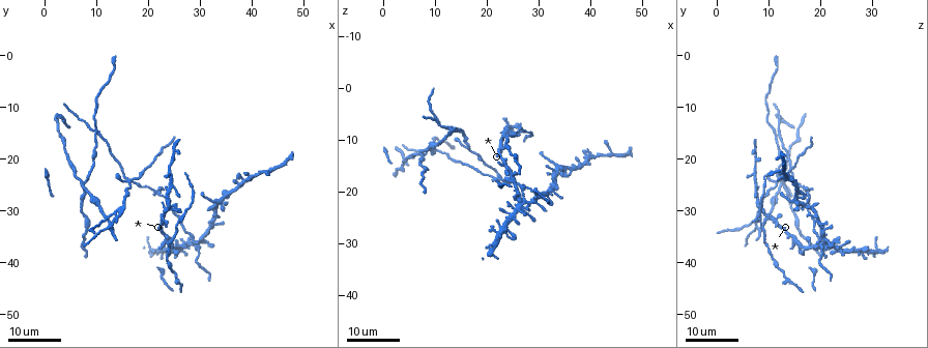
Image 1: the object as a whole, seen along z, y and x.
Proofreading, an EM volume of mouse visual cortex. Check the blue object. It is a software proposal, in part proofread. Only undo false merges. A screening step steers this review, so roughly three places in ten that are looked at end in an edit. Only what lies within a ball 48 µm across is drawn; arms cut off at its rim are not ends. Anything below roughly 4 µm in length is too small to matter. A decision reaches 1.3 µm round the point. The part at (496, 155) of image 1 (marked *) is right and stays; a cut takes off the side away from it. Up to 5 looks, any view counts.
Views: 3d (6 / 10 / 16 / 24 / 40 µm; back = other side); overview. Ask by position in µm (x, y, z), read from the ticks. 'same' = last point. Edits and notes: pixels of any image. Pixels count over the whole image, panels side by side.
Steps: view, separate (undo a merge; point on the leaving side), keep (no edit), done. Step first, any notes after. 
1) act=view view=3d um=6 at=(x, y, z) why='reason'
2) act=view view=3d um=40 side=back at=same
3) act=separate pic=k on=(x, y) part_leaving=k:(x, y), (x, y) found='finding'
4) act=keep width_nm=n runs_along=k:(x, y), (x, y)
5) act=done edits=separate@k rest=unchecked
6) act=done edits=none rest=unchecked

act=view view=3d um=24 at=(27.0, 30.5, 8.5) why='three arms meet'

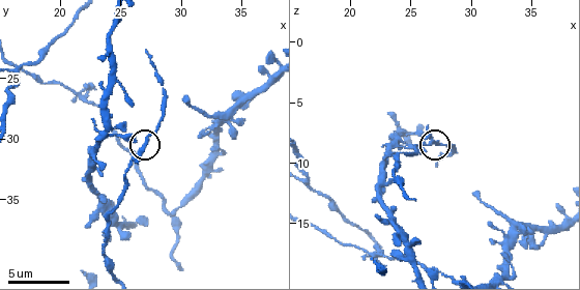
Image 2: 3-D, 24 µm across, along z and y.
act=view view=3d um=10 at=(26.8, 30.8, 8.2)

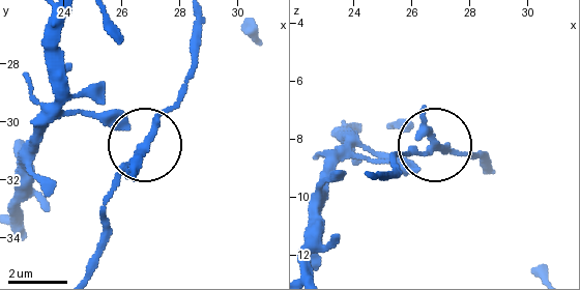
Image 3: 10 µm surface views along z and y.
act=separate pic=3 on=(131, 174) side_arm_um=10 part_leaving=3:(147, 143), (186, 79), (192, 20) found='a second neuron is stuck on'

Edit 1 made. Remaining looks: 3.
act=view view=3d um=24 at=(29.5, 36.0, 20.0) why='small branch off a trunk'

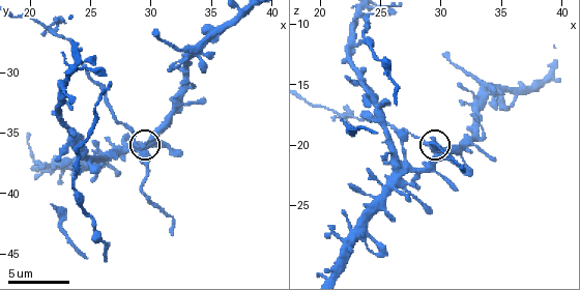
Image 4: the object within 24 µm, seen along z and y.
act=view view=3d um=10 at=same

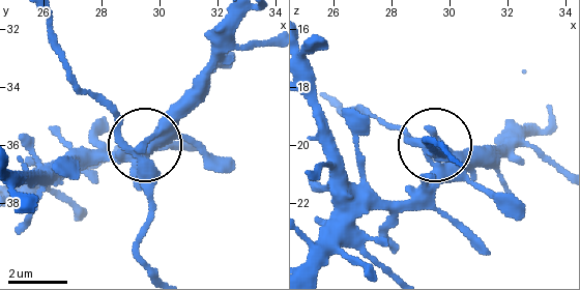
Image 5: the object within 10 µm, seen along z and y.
act=separate pic=5 on=(152, 194) width_nm=290 found='a second neuron is stuck on'

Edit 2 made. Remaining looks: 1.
act=done edits=separate@3,separate@5 rest=unchecked

